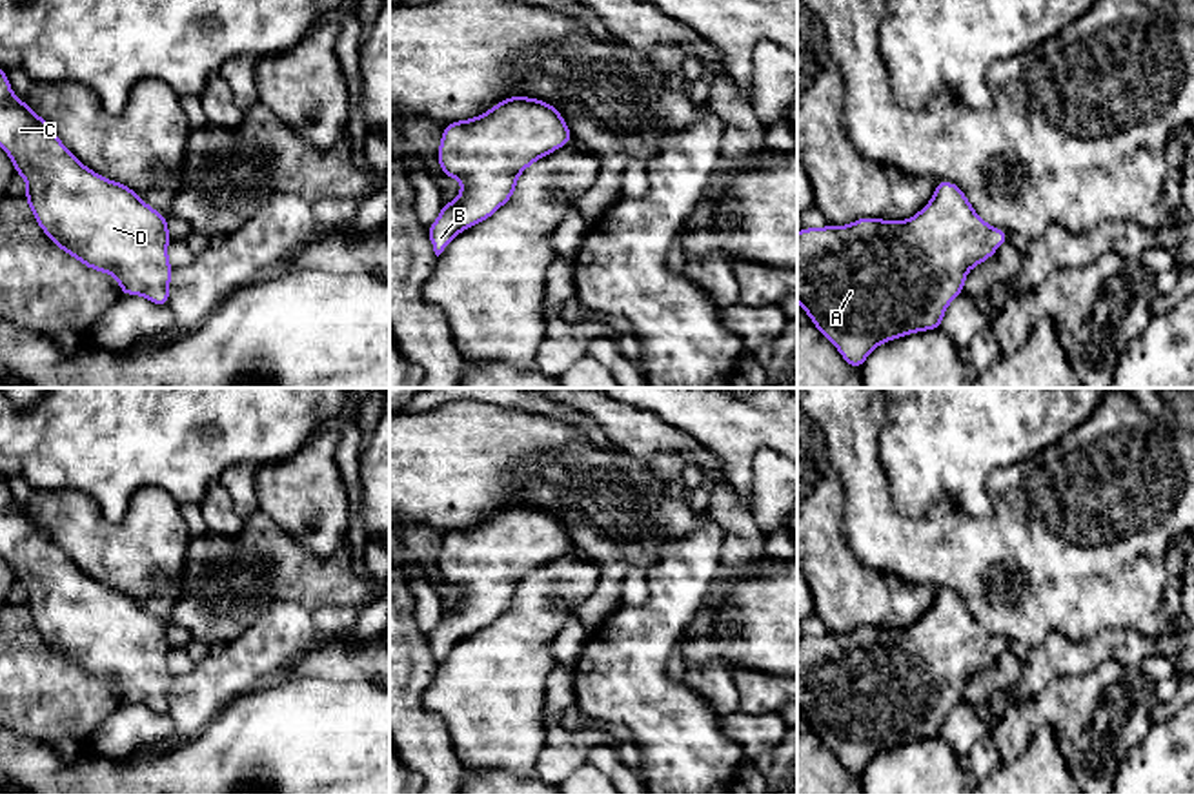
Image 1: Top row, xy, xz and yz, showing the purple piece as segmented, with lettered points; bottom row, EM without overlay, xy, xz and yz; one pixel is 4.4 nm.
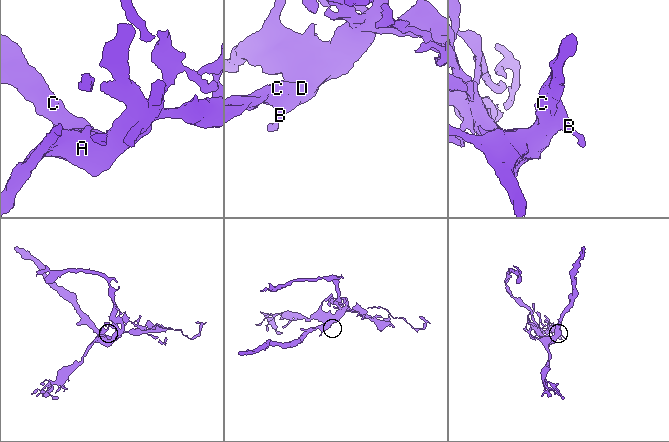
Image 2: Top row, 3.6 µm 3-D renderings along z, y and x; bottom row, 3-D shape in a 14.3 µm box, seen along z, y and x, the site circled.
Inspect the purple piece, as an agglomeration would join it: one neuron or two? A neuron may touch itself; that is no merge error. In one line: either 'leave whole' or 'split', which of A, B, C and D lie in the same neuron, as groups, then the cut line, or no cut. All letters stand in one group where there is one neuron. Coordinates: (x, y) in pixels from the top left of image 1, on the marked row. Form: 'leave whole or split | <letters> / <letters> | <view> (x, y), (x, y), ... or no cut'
leave whole | A B C D | no cut

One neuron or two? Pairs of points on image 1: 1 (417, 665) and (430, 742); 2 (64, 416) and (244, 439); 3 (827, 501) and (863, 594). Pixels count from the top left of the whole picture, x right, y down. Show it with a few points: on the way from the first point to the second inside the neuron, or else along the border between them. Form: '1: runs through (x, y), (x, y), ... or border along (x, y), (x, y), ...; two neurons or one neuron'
1: runs through (412, 683), (412, 723); one neuron
2: runs through (110, 416), (199, 416); one neuron
3: runs through (827, 525), (827, 558), (839, 570); one neuron

